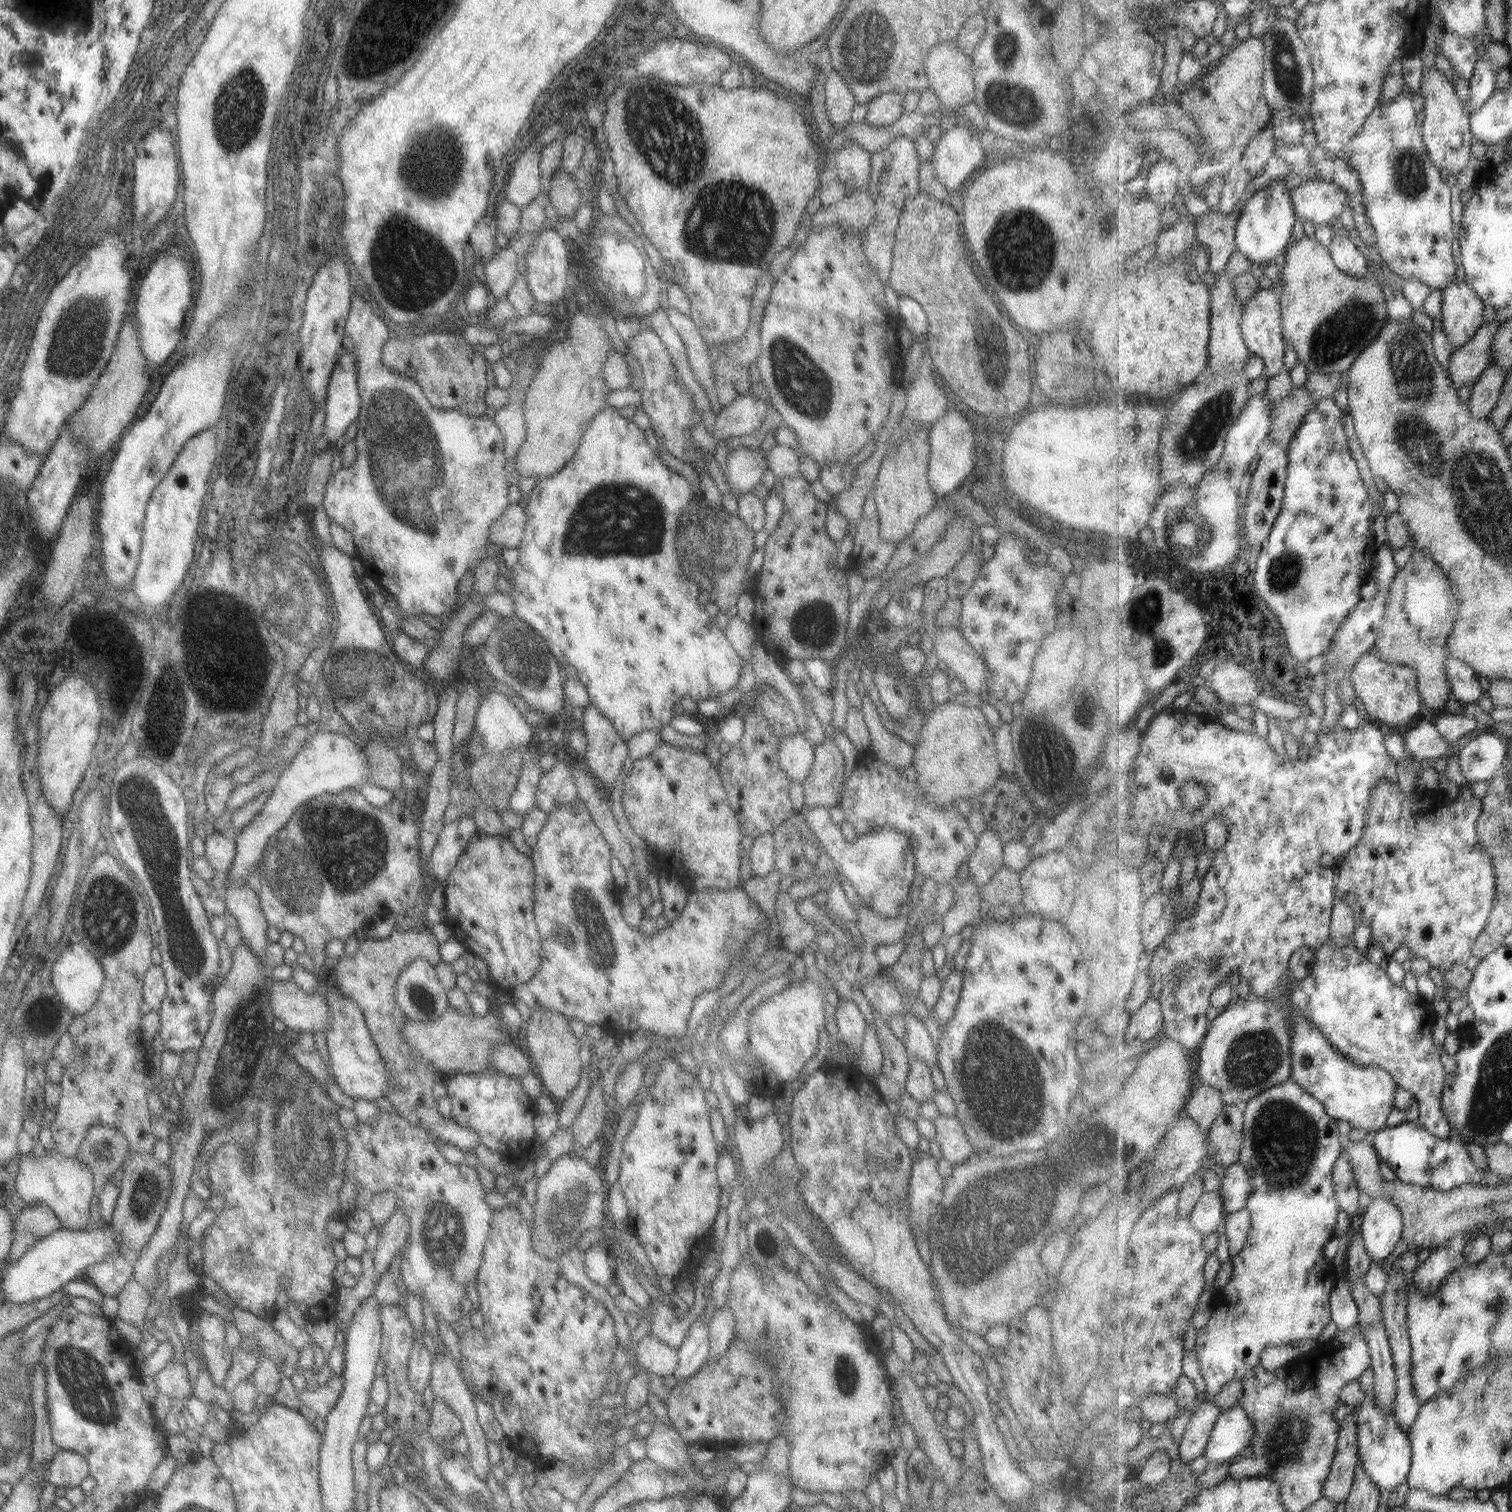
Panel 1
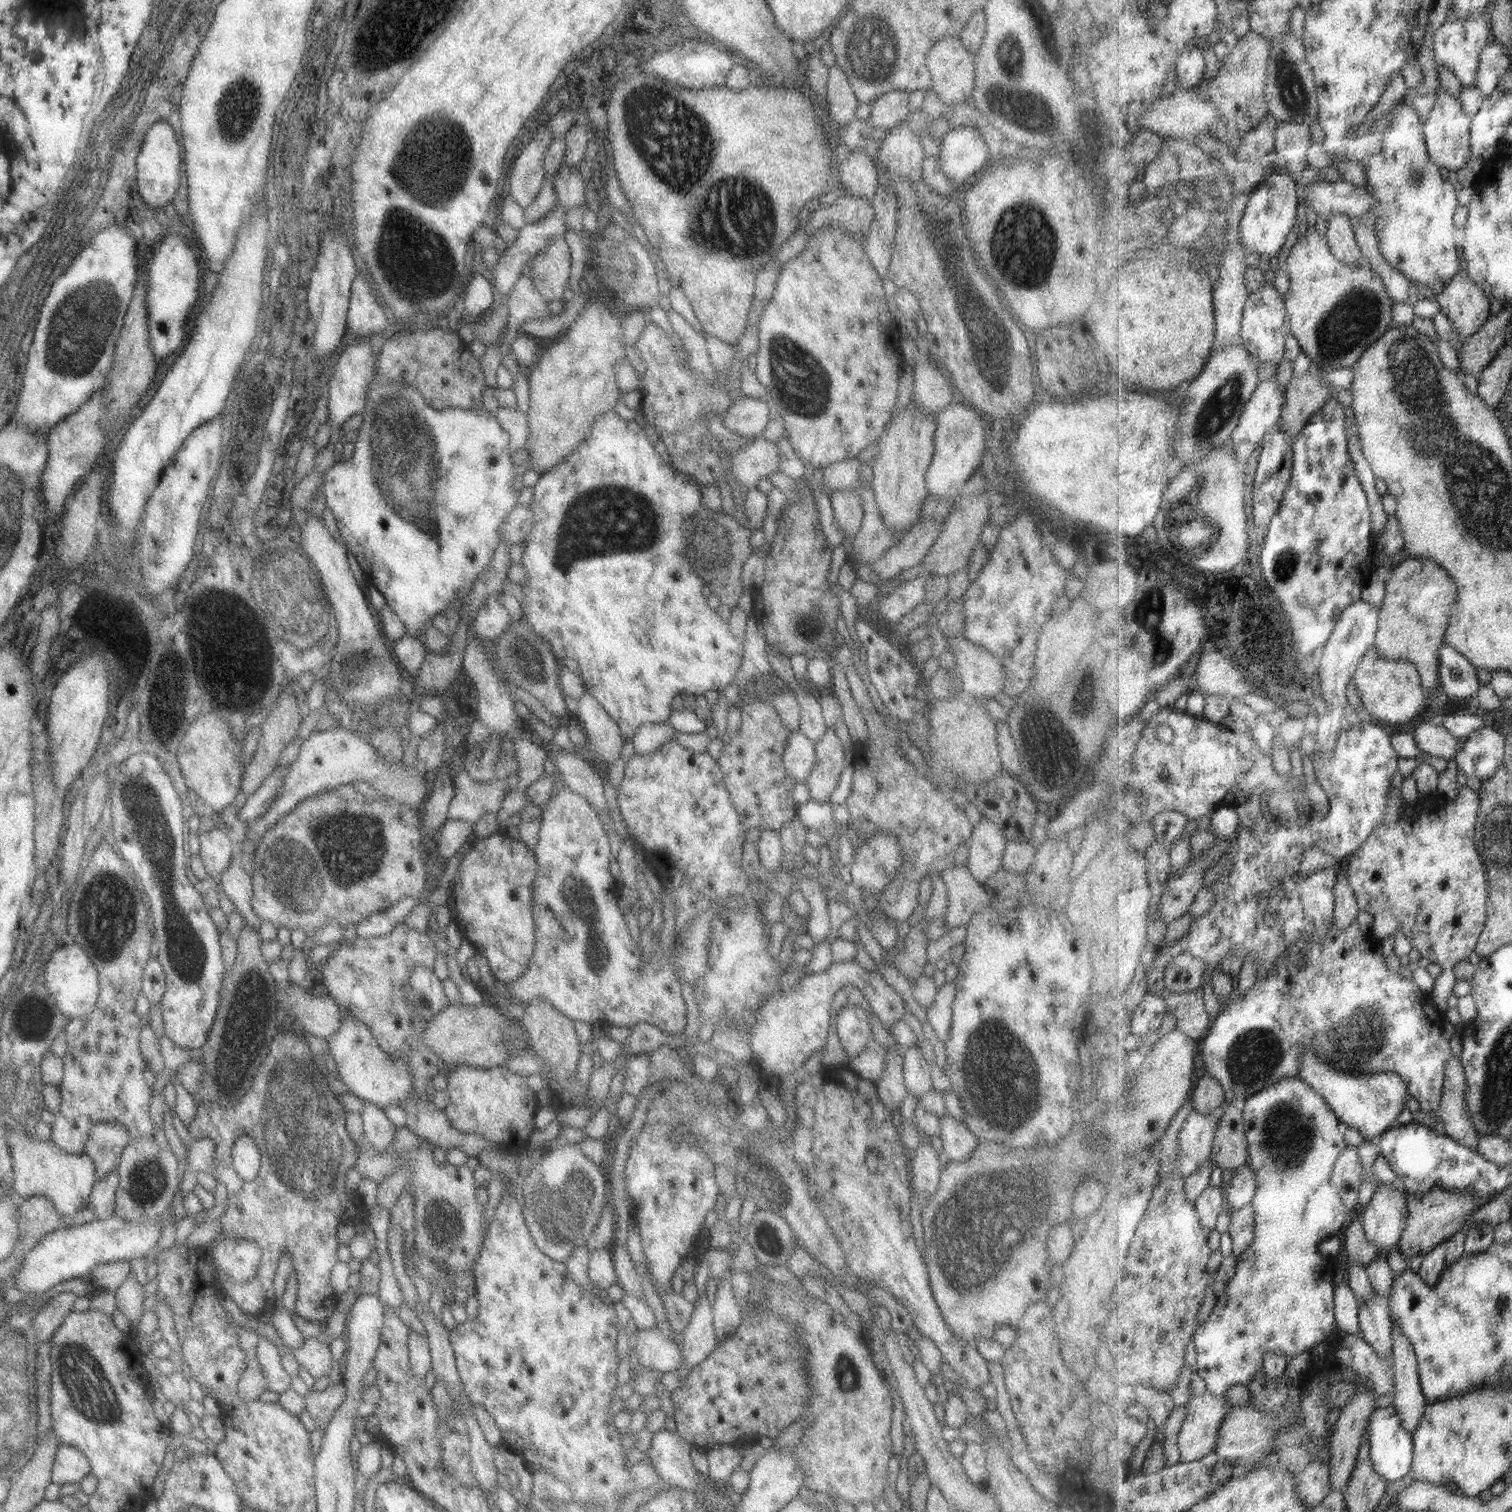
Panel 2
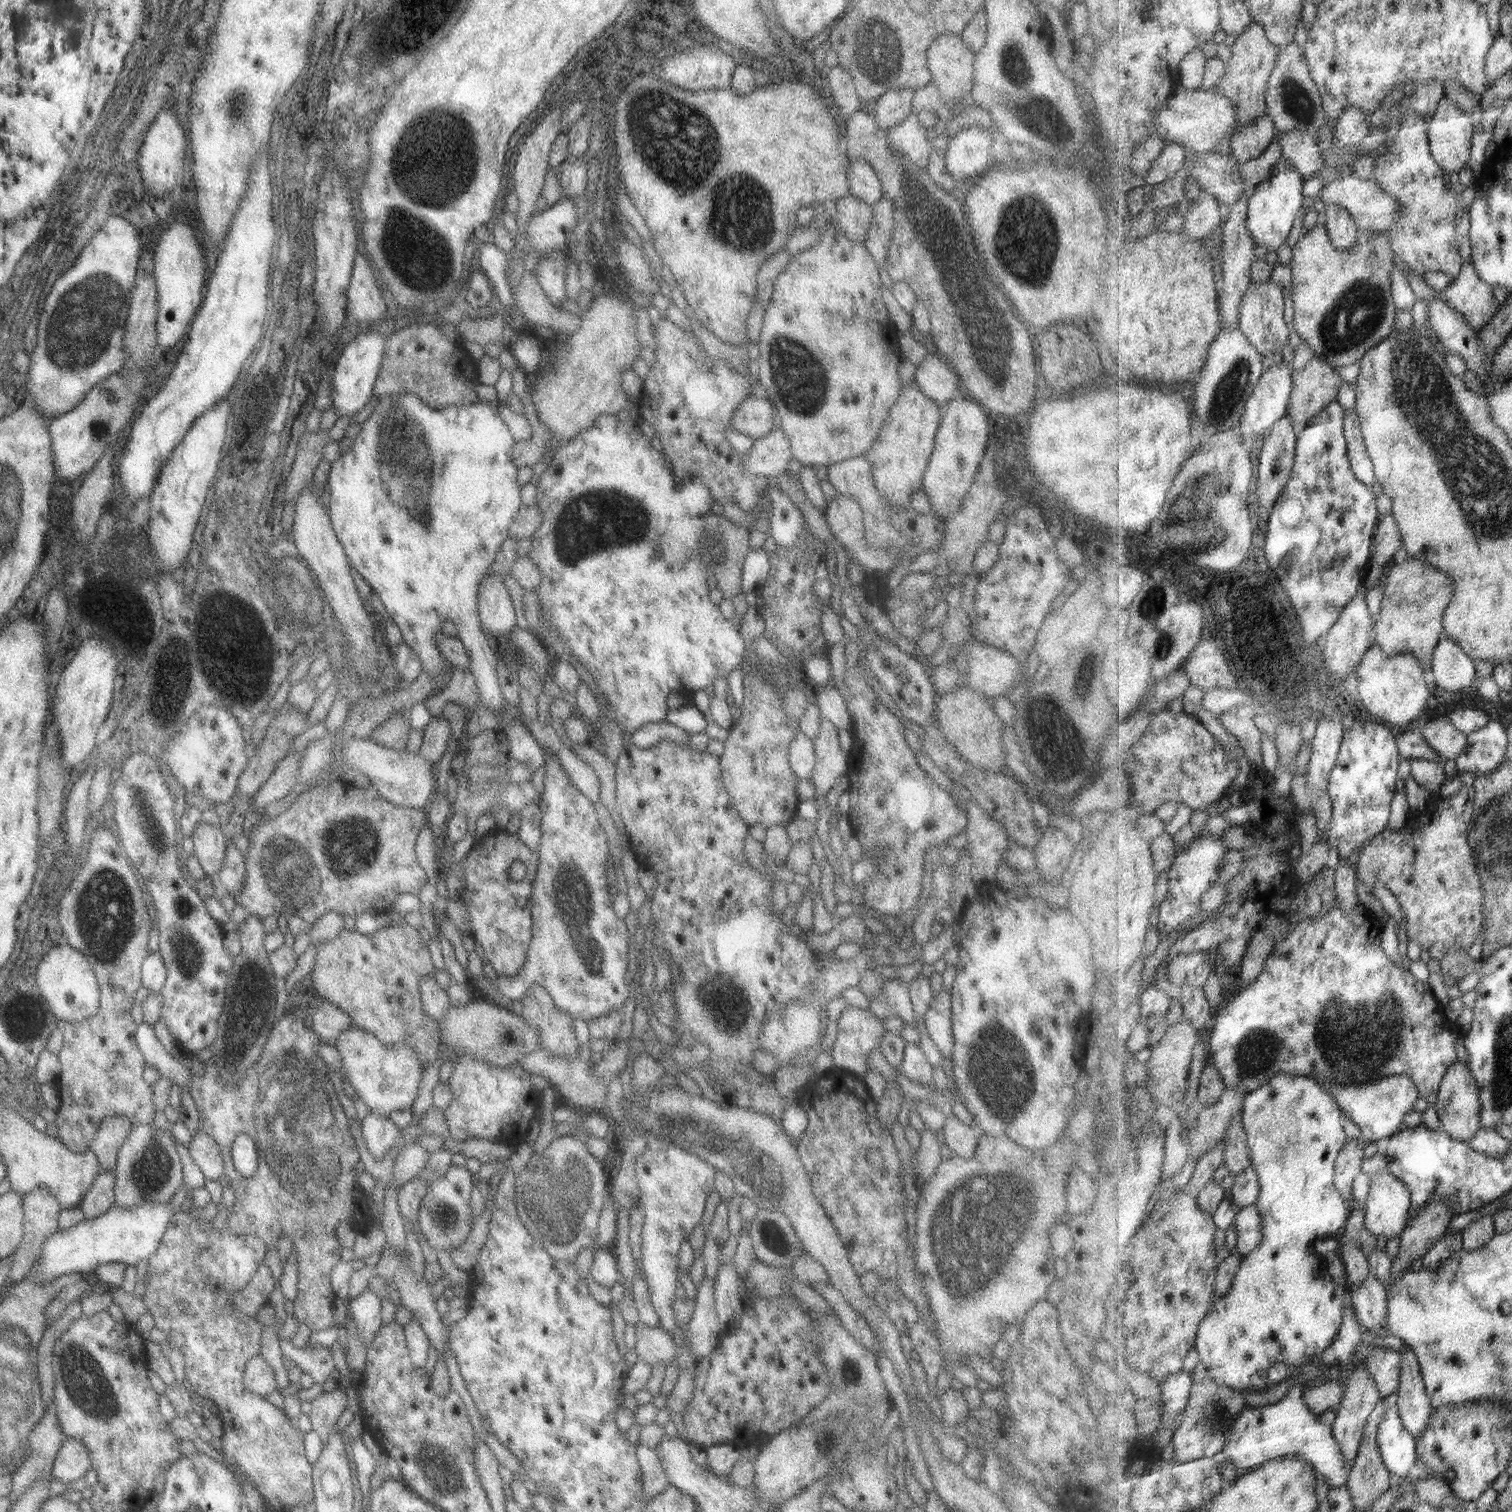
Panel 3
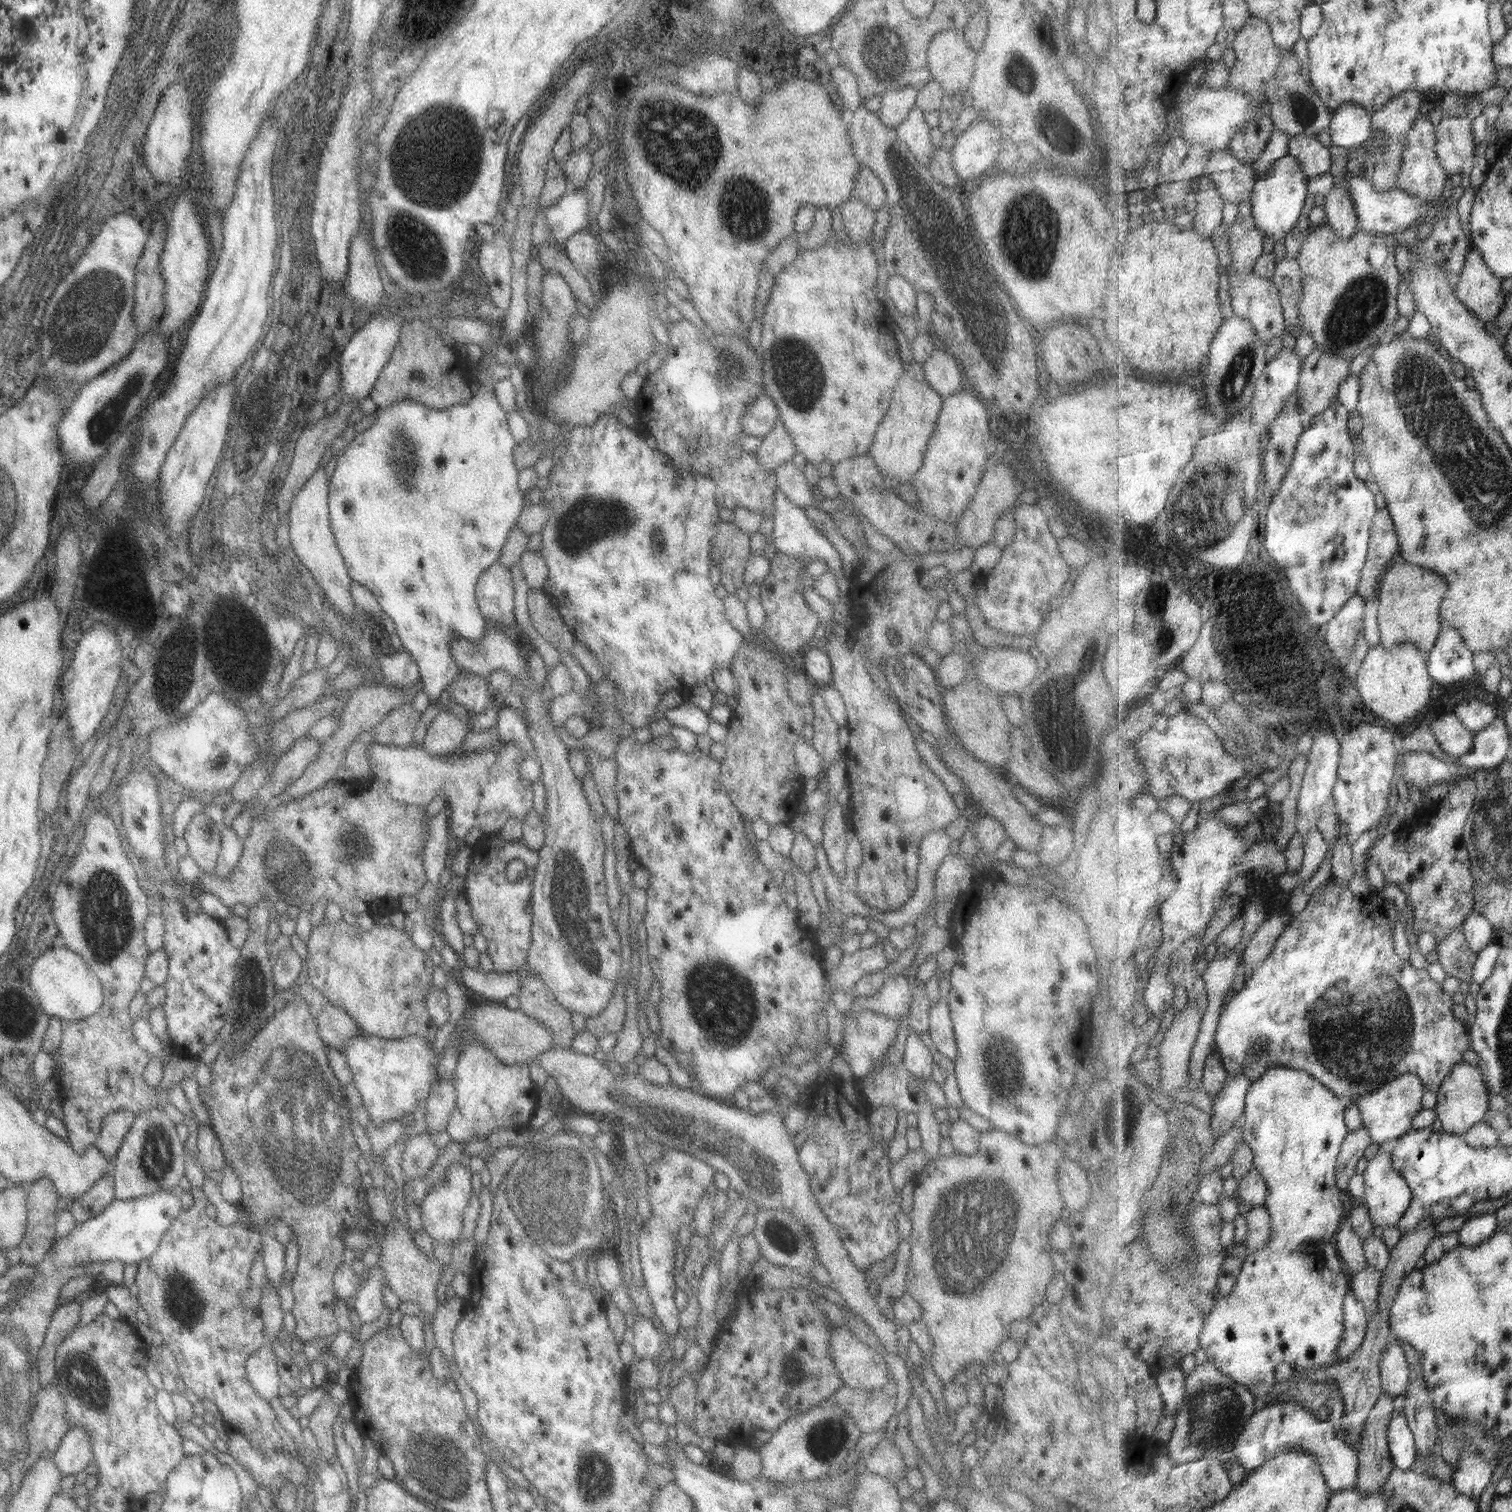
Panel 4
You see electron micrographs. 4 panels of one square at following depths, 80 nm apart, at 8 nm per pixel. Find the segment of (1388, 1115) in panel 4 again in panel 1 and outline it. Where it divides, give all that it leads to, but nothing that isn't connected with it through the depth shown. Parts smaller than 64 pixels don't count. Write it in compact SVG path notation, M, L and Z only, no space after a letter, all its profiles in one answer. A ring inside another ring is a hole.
M1293 1011L1290 1024L1293 1042L1291 1078L1317 1098L1337 1120L1345 1120L1352 1128L1362 1128L1371 1134L1382 1131L1387 1126L1387 1114L1396 1107L1395 1091L1399 1086L1394 1076L1377 1065L1362 1065L1339 1054L1328 1036L1303 1013Z

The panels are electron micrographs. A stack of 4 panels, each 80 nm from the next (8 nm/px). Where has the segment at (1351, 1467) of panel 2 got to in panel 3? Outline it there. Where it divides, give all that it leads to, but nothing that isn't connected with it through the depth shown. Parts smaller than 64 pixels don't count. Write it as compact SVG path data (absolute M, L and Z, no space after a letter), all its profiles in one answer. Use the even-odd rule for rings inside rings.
M1360 1360L1360 1362L1353 1362L1351 1365L1355 1370L1348 1379L1341 1379L1341 1382L1345 1384L1345 1393L1343 1394L1342 1403L1337 1409L1335 1419L1331 1424L1335 1440L1339 1443L1340 1451L1344 1454L1344 1460L1348 1462L1348 1466L1354 1464L1362 1445L1365 1425L1368 1423L1371 1413L1377 1408L1383 1398L1381 1393L1379 1393L1375 1379L1364 1368L1364 1362Z

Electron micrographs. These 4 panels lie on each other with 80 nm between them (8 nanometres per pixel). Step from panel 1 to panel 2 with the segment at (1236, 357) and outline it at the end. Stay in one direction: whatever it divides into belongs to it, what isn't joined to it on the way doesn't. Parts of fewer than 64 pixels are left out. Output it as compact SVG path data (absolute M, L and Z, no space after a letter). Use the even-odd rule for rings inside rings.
M1251 190L1242 193L1233 199L1230 205L1223 206L1229 219L1230 227L1226 234L1226 251L1219 262L1219 278L1216 281L1214 290L1215 321L1218 322L1218 334L1215 336L1215 349L1229 347L1229 345L1239 345L1239 342L1242 342L1241 328L1244 320L1244 309L1250 296L1249 289L1247 289L1247 281L1245 281L1246 270L1249 266L1243 263L1243 258L1250 252L1245 248L1244 242L1242 241L1241 224L1243 215L1246 214L1246 208L1250 202L1251 195Z

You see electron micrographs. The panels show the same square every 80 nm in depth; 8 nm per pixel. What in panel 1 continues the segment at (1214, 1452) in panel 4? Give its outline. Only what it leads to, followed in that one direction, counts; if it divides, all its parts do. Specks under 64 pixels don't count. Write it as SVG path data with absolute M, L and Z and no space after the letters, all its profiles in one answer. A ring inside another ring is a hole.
M1211 1399L1198 1402L1199 1407L1193 1407L1193 1416L1188 1424L1186 1435L1179 1444L1179 1458L1182 1463L1191 1463L1195 1458L1204 1456L1210 1443L1211 1433L1219 1415L1223 1410Z

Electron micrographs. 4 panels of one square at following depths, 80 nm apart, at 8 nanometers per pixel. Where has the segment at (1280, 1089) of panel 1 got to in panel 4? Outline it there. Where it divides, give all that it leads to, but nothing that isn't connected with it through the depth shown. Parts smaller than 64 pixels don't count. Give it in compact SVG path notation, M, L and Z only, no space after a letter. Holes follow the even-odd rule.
M1276 1066L1266 1071L1265 1076L1262 1076L1257 1082L1253 1082L1250 1086L1249 1092L1246 1096L1245 1116L1242 1119L1244 1125L1244 1140L1253 1149L1254 1152L1254 1166L1262 1172L1263 1178L1266 1180L1268 1186L1268 1195L1264 1202L1264 1207L1271 1213L1272 1216L1272 1235L1271 1244L1261 1251L1251 1253L1245 1258L1242 1272L1237 1280L1236 1288L1228 1295L1222 1295L1217 1300L1217 1304L1213 1311L1204 1320L1204 1326L1200 1336L1200 1348L1202 1348L1208 1357L1208 1362L1213 1362L1215 1366L1229 1377L1247 1387L1258 1397L1263 1399L1269 1394L1273 1393L1276 1386L1275 1369L1278 1364L1283 1362L1290 1364L1297 1371L1310 1371L1319 1367L1326 1367L1334 1365L1335 1363L1343 1362L1338 1358L1338 1348L1342 1344L1342 1336L1346 1332L1346 1314L1345 1314L1345 1300L1347 1293L1351 1288L1352 1276L1347 1272L1343 1266L1343 1270L1335 1272L1335 1268L1327 1268L1328 1260L1324 1256L1313 1256L1313 1254L1303 1254L1299 1252L1299 1245L1307 1244L1308 1241L1318 1242L1334 1242L1337 1231L1342 1226L1342 1220L1347 1216L1350 1207L1346 1206L1341 1200L1341 1190L1338 1187L1337 1172L1339 1154L1341 1154L1343 1143L1347 1136L1350 1135L1350 1127L1346 1123L1346 1109L1347 1103L1339 1098L1327 1085L1319 1082L1311 1073L1295 1068L1285 1068L1284 1066Z

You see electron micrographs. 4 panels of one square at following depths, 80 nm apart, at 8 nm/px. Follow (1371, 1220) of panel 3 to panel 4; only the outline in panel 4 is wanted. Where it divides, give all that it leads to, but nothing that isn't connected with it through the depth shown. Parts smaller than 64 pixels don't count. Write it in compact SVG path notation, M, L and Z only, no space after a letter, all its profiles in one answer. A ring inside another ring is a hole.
M1392 1153L1379 1154L1368 1161L1363 1176L1365 1177L1366 1191L1362 1202L1368 1206L1375 1228L1384 1230L1391 1226L1398 1226L1412 1203L1413 1191L1402 1173L1394 1168Z

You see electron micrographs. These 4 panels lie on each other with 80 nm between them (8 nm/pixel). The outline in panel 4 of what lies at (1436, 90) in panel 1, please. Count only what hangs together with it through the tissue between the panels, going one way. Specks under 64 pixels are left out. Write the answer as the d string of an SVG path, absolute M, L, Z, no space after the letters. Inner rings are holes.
M1444 116L1436 124L1436 149L1443 168L1452 174L1468 170L1469 161L1474 158L1475 138L1471 130L1471 118Z

